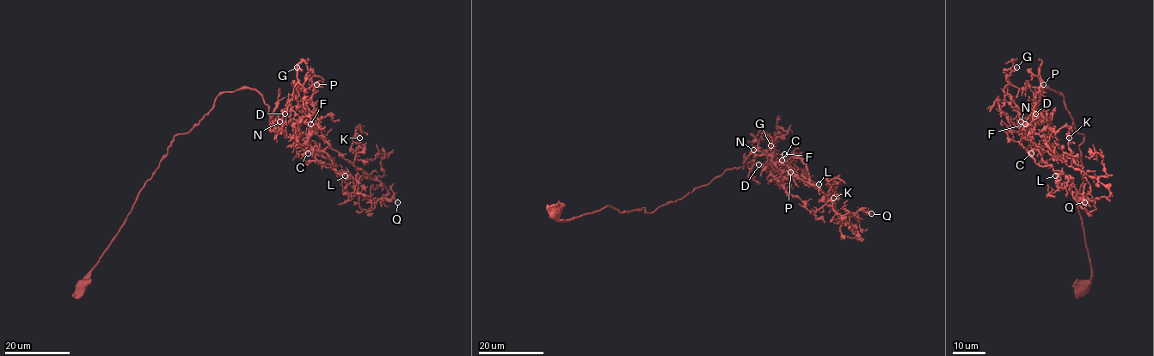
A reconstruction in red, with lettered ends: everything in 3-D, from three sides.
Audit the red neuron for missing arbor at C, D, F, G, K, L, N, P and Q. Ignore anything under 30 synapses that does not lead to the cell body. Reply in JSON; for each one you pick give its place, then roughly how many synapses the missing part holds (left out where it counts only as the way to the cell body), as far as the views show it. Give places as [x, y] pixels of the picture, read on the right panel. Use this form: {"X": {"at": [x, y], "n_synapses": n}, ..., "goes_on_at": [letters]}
{"F": {"at": [1025, 124], "n_synapses": 70}, "goes_on_at": ["F"]}

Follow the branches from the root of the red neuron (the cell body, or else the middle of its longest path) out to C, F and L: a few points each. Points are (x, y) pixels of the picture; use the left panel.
C: (81, 287), (174, 137), (187, 133), (222, 93), (254, 88), (267, 106), (269, 129), (308, 144), (308, 153)
F: (81, 287), (174, 137), (187, 133), (219, 95), (254, 88), (267, 106), (269, 129), (298, 144), (310, 124)
L: (81, 287), (174, 137), (187, 133), (222, 93), (254, 88), (271, 131), (309, 144), (324, 167), (345, 175)

